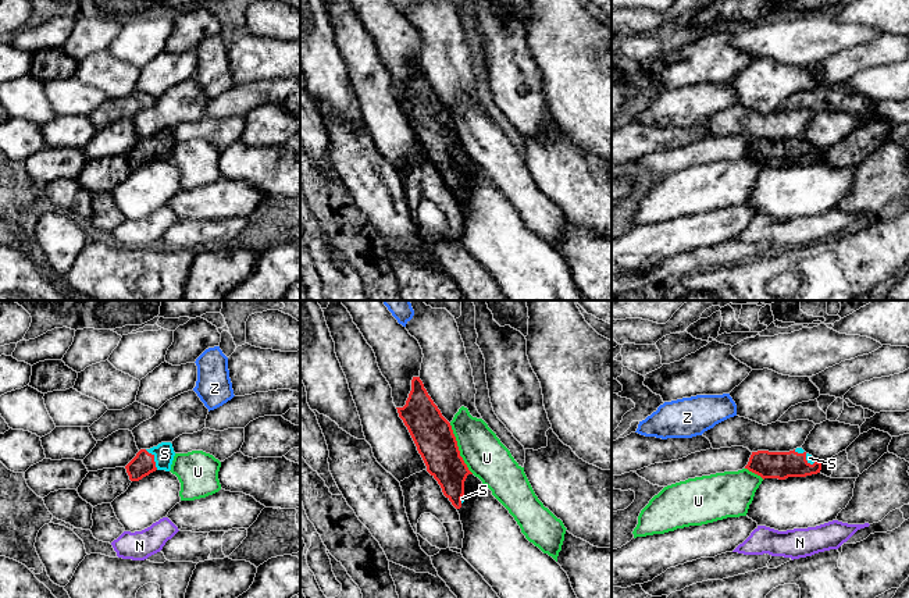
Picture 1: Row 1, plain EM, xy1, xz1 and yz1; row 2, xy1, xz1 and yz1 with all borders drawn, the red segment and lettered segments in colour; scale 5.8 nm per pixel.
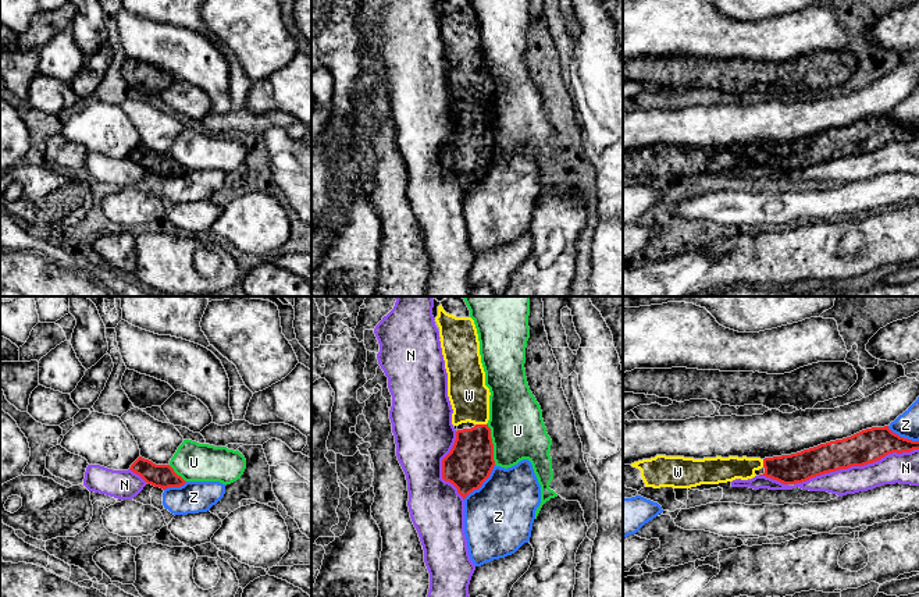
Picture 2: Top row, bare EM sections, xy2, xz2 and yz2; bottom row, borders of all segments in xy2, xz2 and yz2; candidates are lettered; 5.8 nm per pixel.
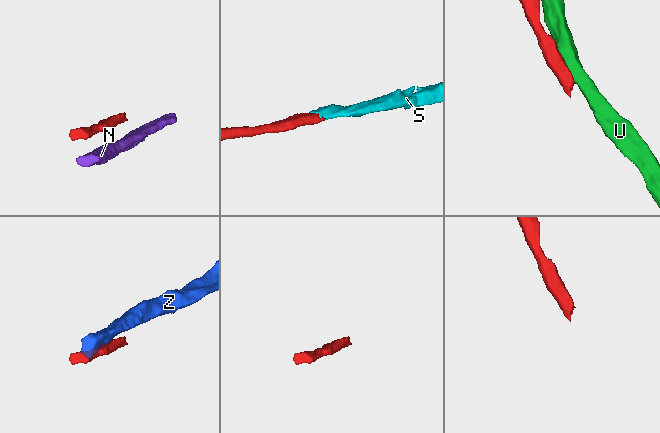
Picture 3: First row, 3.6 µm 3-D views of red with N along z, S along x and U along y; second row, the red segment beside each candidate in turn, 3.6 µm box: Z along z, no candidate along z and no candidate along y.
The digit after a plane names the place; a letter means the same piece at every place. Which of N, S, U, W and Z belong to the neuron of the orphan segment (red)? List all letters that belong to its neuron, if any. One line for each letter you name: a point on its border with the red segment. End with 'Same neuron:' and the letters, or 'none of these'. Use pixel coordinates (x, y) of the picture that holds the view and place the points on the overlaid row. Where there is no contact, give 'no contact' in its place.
S: meets red in xy1 at (153, 459)
W: meets red in xz2 at (481, 425)
Same neuron: S, W

